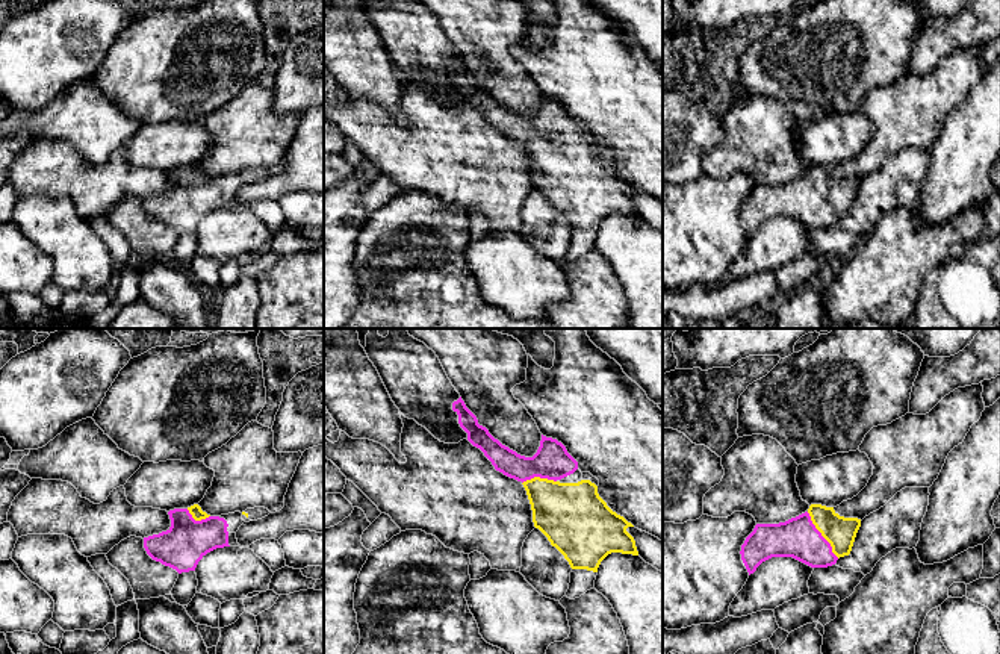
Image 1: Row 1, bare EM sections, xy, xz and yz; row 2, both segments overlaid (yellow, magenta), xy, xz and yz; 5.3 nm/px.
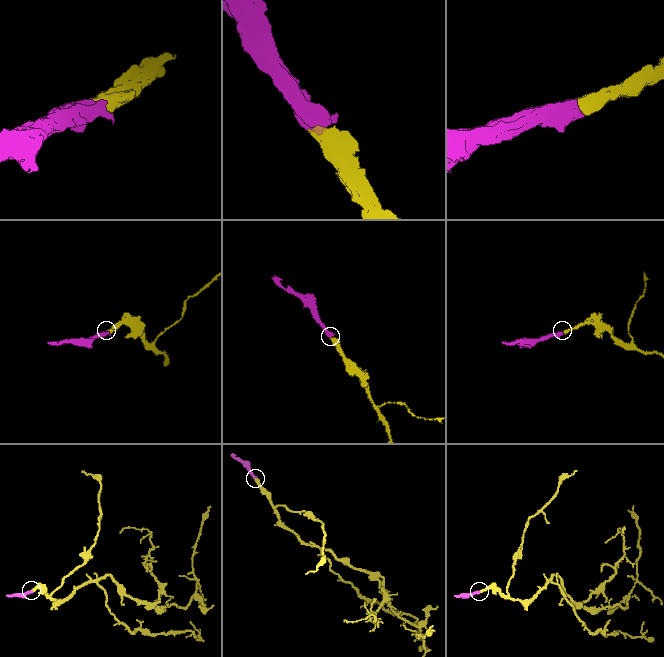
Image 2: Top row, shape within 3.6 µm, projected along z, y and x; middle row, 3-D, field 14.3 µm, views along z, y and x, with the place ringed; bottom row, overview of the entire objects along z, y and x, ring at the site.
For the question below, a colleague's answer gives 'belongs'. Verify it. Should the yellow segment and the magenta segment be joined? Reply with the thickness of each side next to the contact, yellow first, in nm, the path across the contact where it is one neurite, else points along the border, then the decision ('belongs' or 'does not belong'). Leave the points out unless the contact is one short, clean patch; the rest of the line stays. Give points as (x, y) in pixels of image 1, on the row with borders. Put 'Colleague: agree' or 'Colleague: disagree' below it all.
calibres 170 and 220 nm; way yz (840, 532), (822, 535), (798, 538); belongs
Colleague: agree

